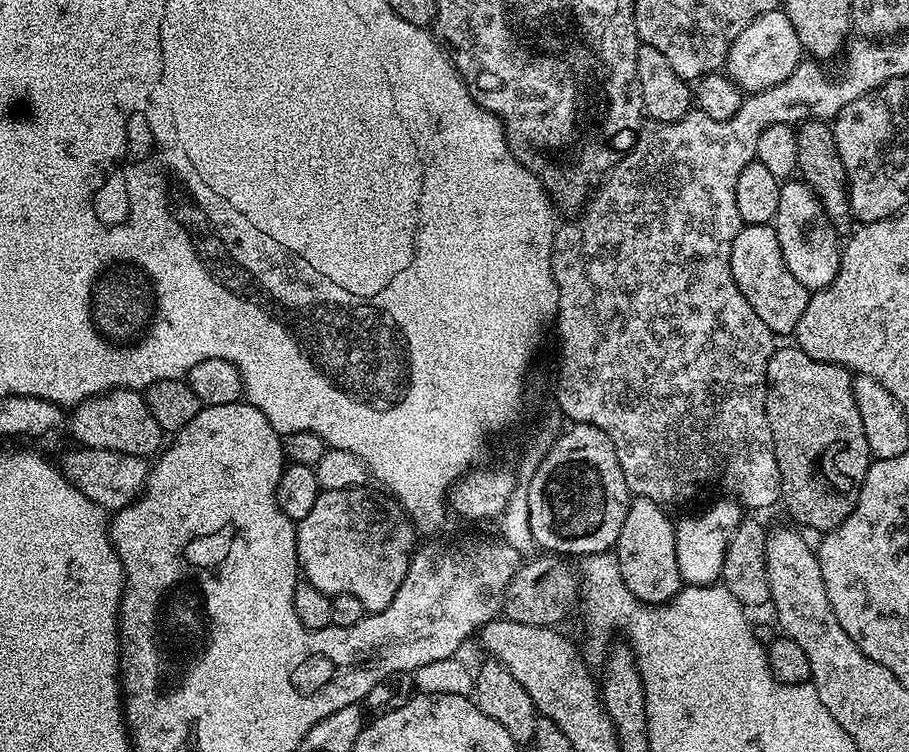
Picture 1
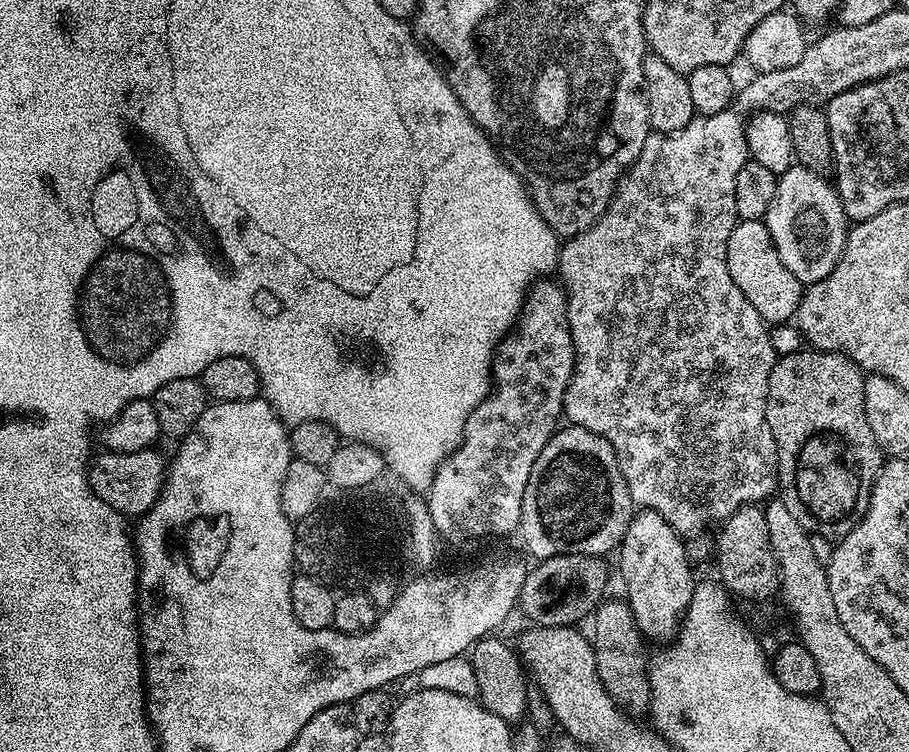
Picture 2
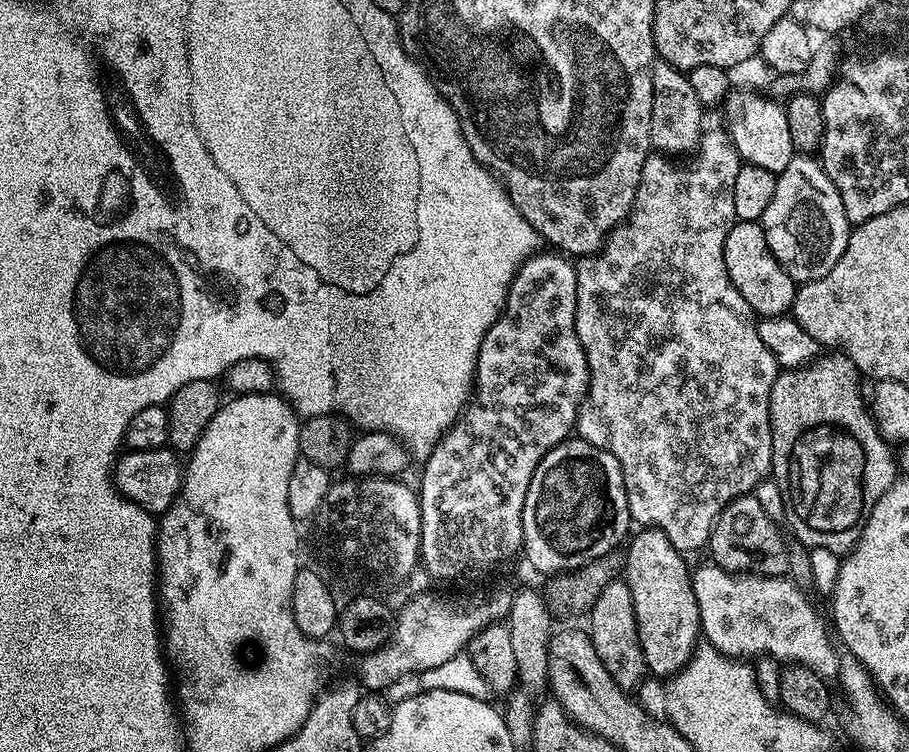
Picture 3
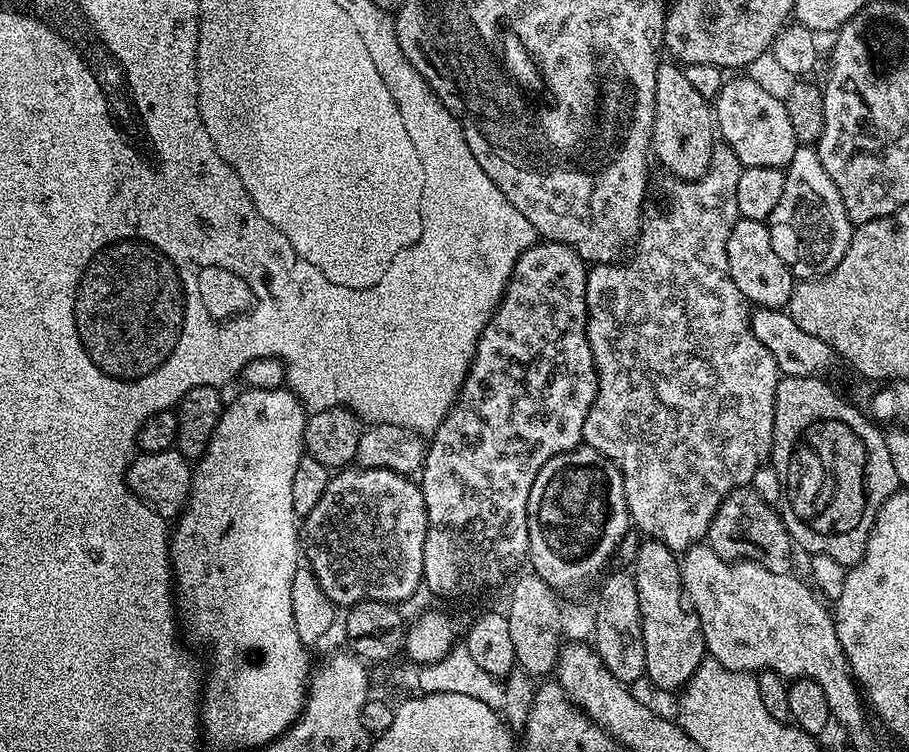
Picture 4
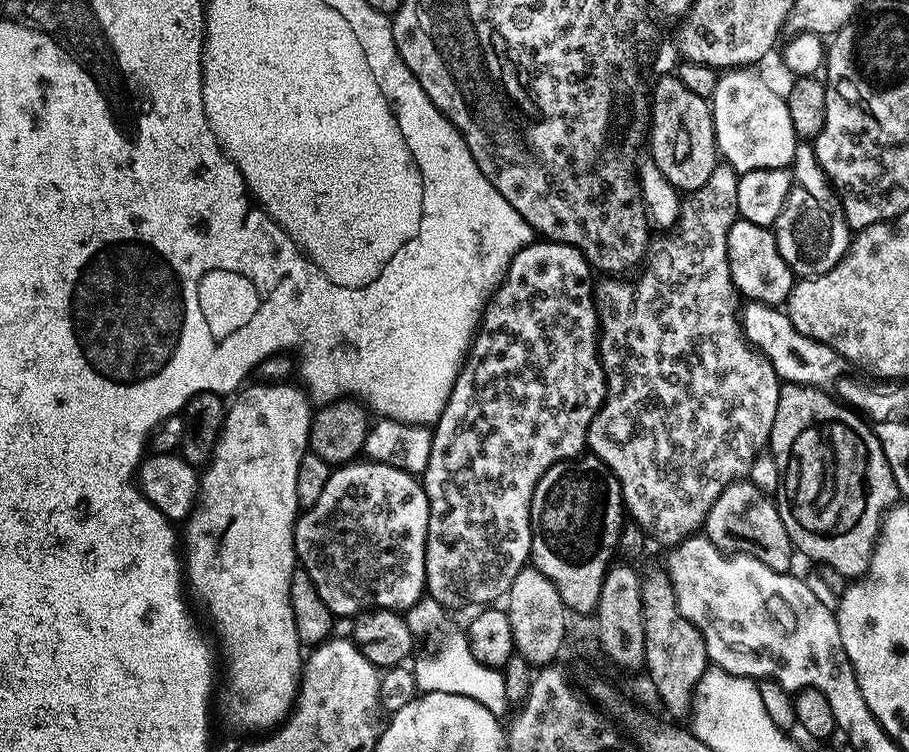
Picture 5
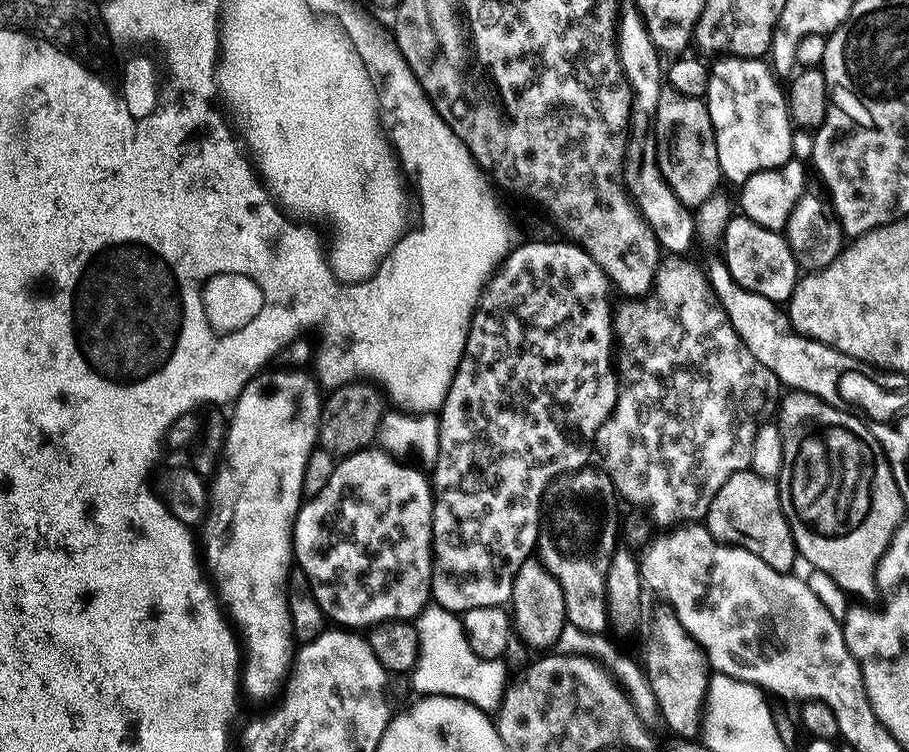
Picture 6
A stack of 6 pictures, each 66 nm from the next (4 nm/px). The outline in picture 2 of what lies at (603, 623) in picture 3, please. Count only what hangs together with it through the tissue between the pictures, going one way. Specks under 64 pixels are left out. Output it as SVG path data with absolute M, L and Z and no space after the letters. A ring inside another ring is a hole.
M604 598L596 606L591 622L590 639L602 686L606 686L610 698L614 698L614 702L627 716L640 718L643 712L645 715L652 707L652 691L648 681L650 656L644 653L646 641L634 622L632 608L623 599Z

